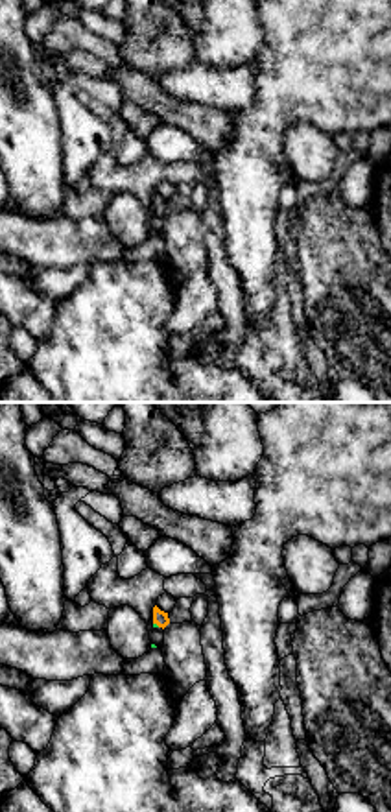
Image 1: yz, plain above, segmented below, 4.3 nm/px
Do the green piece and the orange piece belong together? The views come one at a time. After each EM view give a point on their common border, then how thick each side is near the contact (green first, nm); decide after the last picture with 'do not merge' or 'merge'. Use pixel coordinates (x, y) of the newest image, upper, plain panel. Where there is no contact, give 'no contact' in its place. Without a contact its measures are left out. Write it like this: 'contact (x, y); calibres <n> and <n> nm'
contact (155, 211); calibres 20 and 70 nm

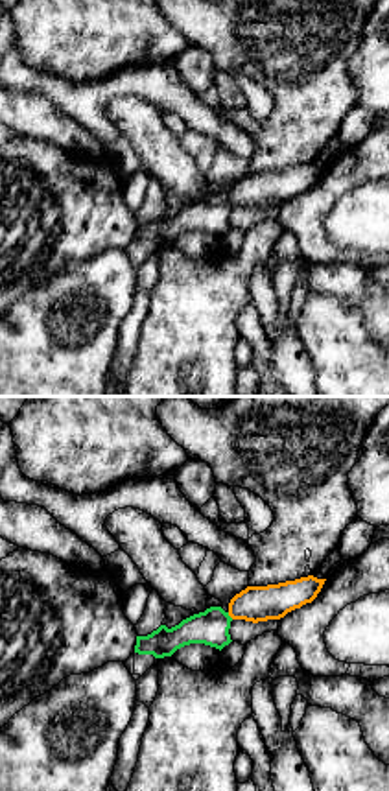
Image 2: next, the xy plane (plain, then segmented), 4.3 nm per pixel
contact (229, 203); calibres 160 and 160 nm

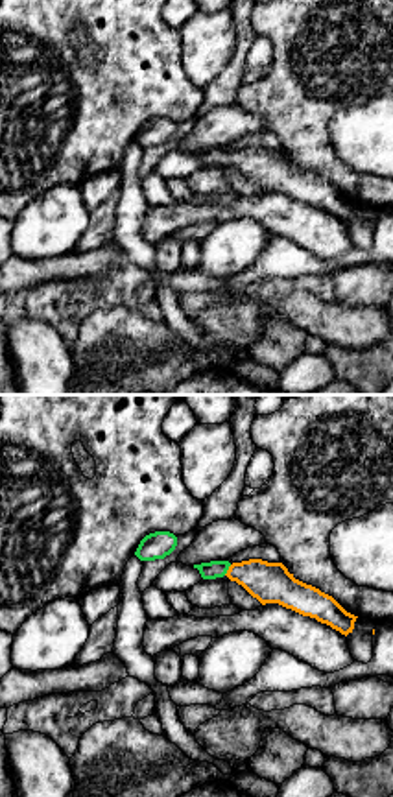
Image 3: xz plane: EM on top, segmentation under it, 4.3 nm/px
contact (227, 155); calibres 80 and 180 nm

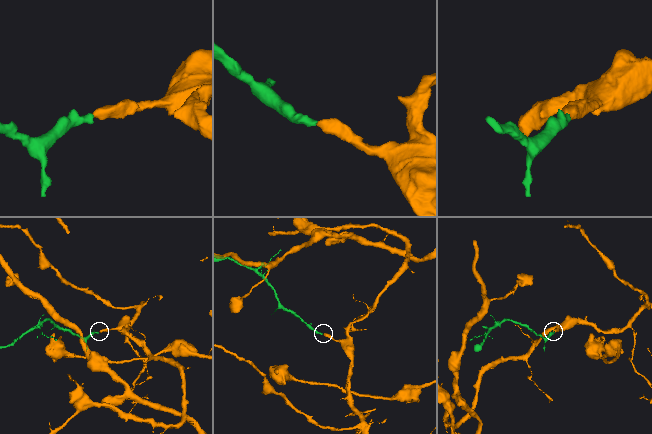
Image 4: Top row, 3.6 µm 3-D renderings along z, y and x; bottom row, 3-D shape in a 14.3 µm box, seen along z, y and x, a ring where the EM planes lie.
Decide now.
merge

